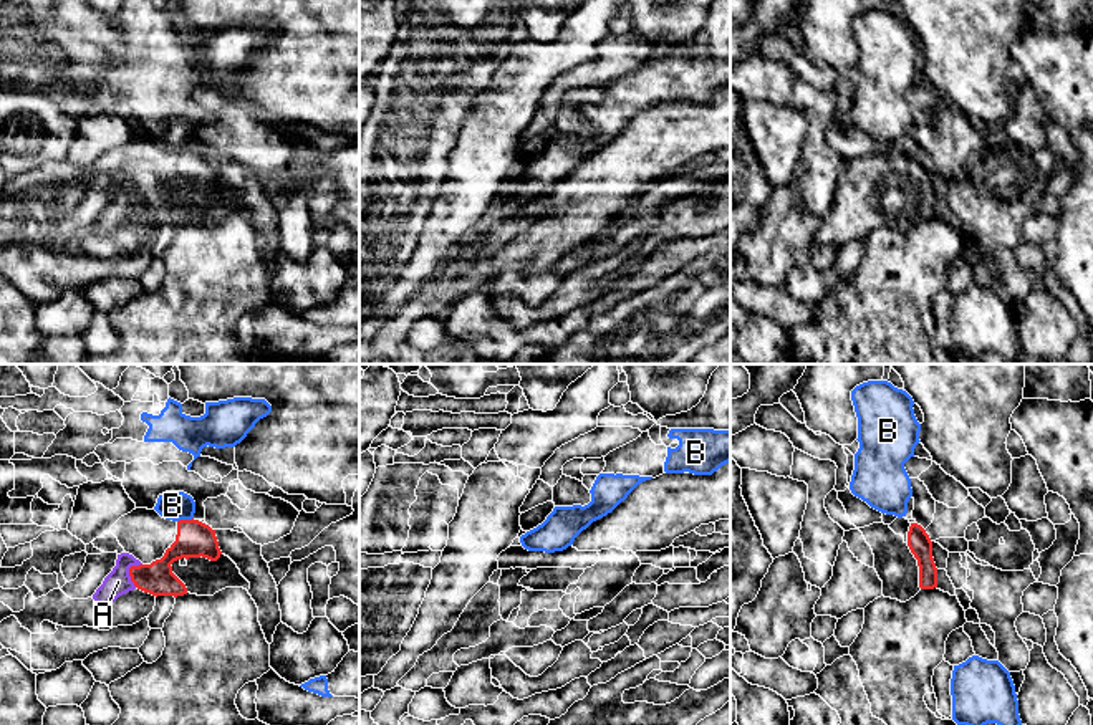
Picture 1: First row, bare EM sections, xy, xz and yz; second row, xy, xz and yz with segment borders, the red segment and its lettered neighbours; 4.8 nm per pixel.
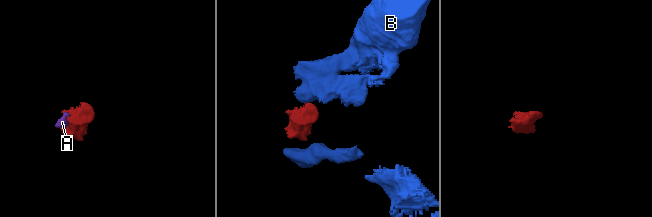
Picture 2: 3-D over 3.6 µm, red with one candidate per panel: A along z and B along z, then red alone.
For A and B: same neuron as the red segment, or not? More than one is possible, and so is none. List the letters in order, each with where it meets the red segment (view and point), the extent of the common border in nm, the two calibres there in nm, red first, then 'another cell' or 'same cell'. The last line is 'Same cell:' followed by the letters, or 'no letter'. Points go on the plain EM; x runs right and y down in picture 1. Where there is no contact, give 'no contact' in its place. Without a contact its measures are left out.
A: xy (130, 201) | 120 nm | 160/120 nm | same cell
B: xy (184, 149) | 80 nm | 180/140 nm | another cell
Same cell: A

